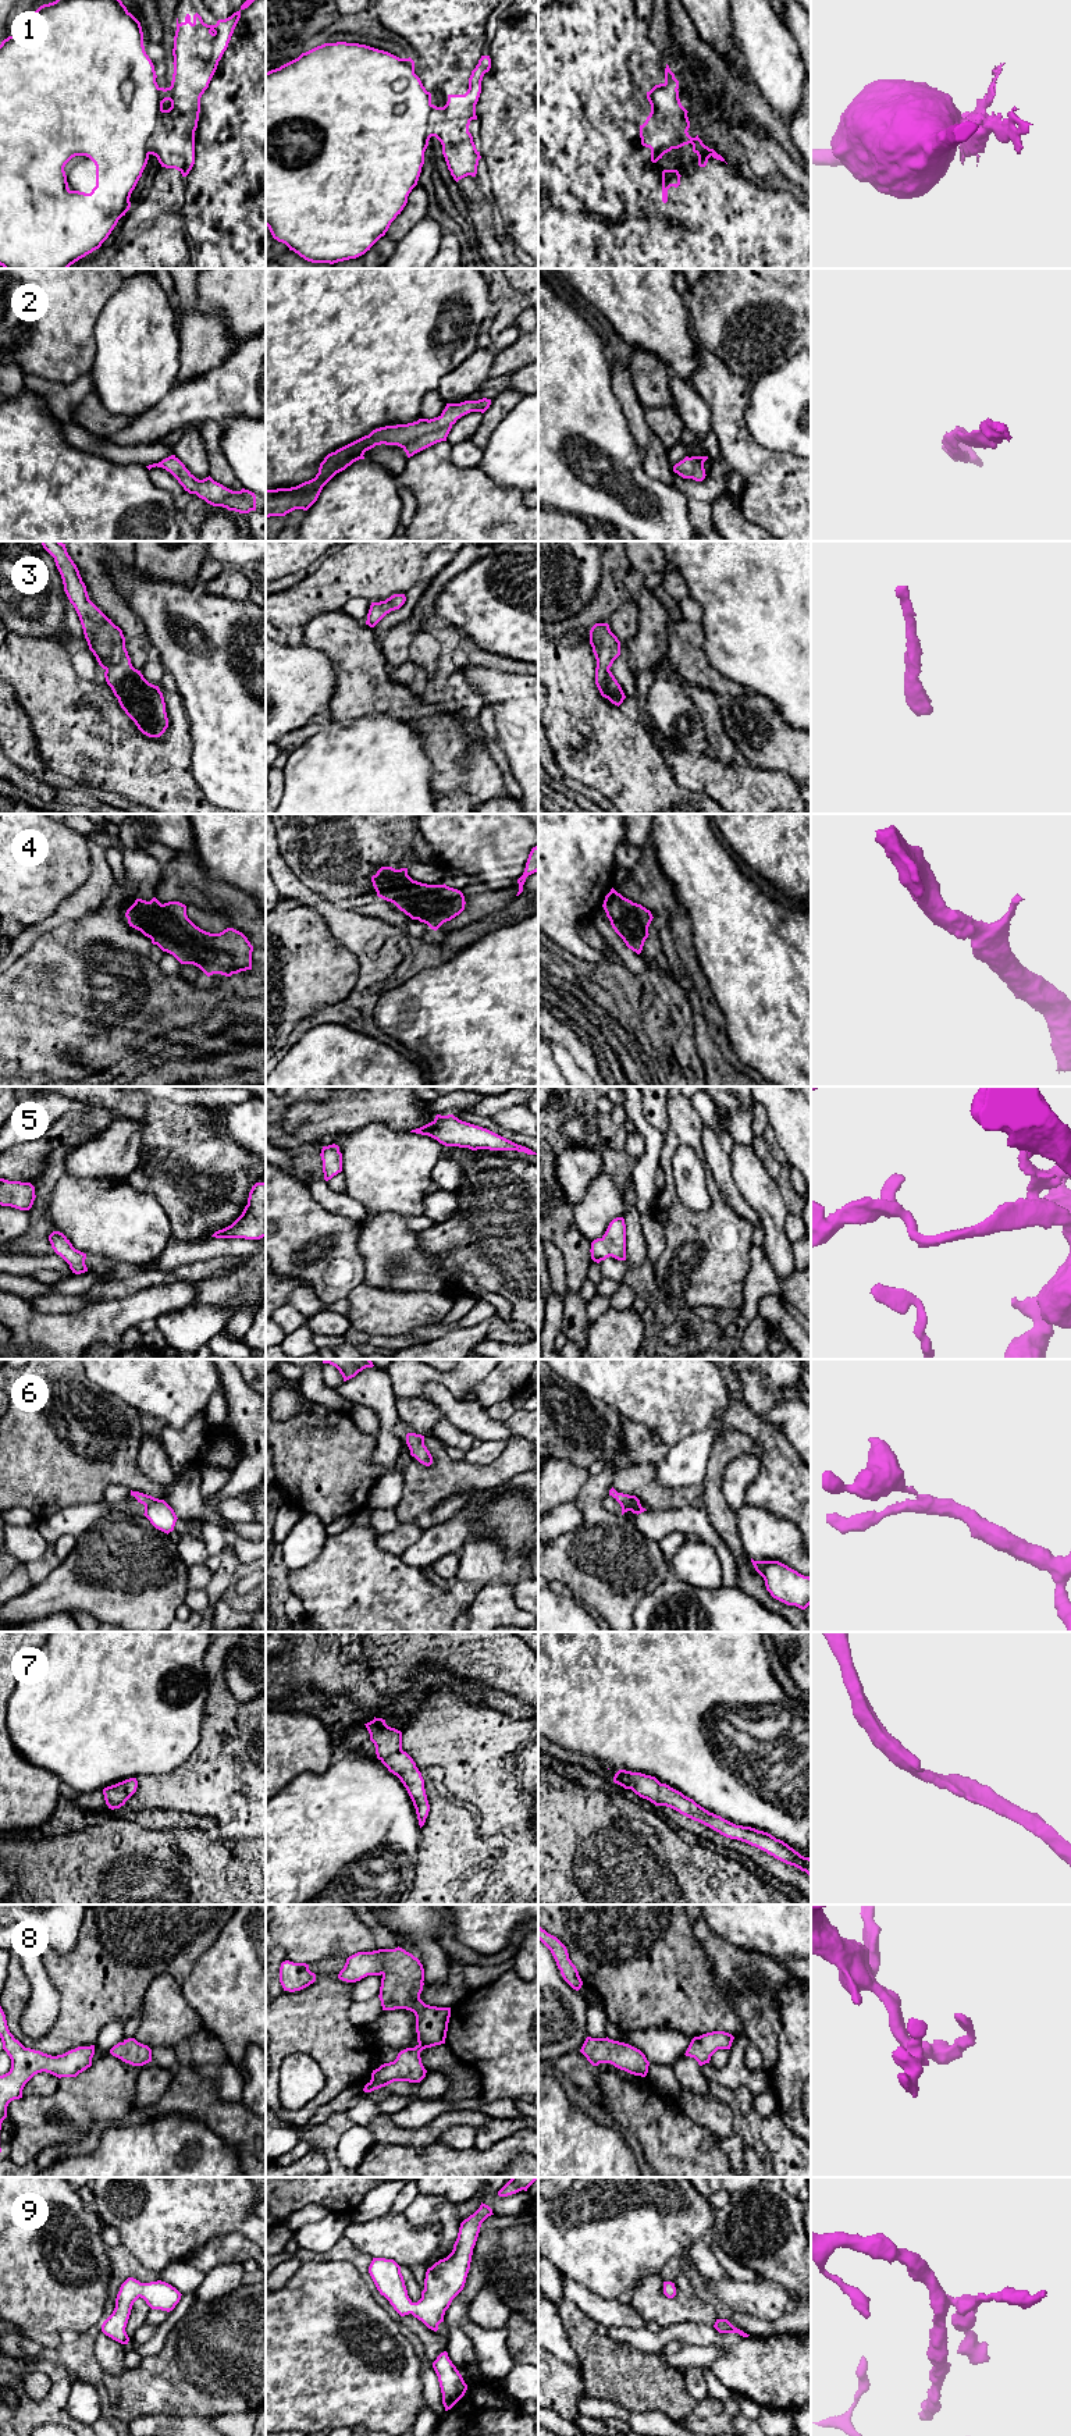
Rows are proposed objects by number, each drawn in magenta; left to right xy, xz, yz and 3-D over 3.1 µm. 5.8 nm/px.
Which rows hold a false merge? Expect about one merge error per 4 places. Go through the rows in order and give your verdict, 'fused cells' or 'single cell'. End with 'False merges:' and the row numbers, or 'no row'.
1: fused cells
2: single cell
3: single cell
4: single cell
5: single cell
6: single cell
7: single cell
8: single cell
9: single cell
False merges: 1

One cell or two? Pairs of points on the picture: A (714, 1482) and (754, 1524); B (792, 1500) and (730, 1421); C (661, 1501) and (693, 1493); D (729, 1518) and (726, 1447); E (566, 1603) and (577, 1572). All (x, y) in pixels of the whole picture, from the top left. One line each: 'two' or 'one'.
A: two
B: one
C: one
D: one
E: two

